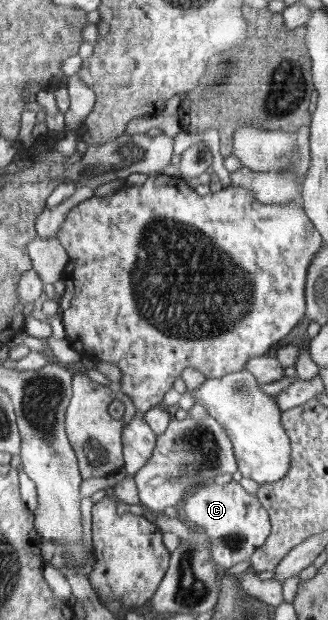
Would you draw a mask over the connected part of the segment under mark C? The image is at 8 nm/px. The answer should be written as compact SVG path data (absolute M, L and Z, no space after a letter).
M226 480L197 488L182 505L183 517L199 531L210 535L212 558L226 569L238 563L251 561L256 550L262 546L270 534L270 515L259 502L257 495L251 495L238 483Z

